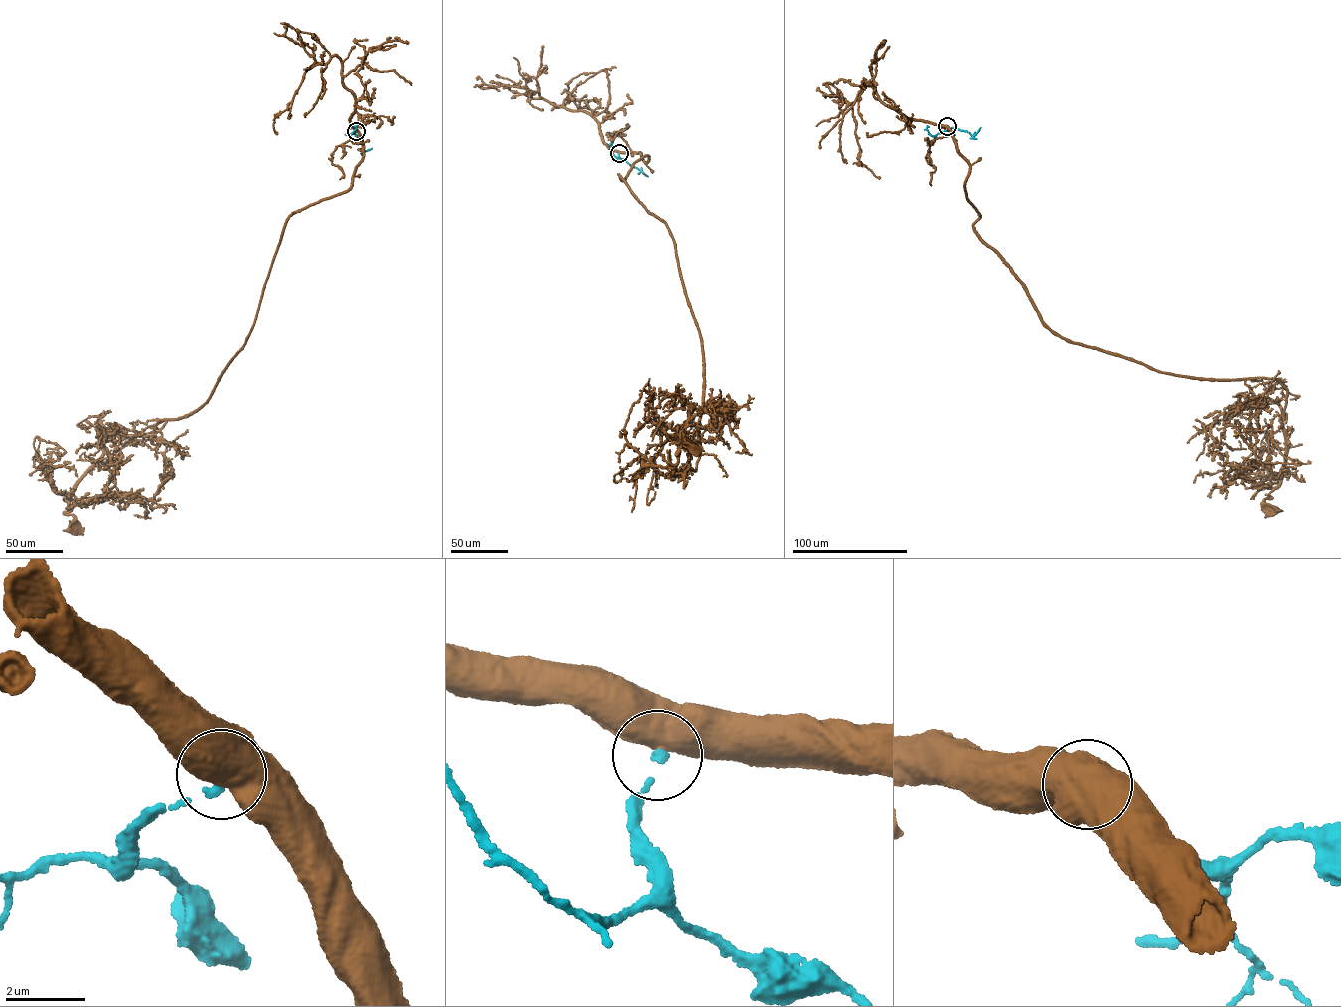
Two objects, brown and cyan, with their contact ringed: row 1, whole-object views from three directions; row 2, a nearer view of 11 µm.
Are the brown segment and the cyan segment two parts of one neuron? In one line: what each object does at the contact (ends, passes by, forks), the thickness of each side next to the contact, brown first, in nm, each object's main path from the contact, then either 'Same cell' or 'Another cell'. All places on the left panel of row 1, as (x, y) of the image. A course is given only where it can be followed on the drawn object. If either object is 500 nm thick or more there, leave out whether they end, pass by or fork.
Thickness 900 nm (brown) against 190 nm. Course of brown: (356, 131), (351, 186), (290, 216), (252, 327), (209, 399), (112, 454), (103, 447), (71, 496), (73, 529). Course of cyan: (356, 131), (354, 133), (363, 152), (372, 148). Another cell

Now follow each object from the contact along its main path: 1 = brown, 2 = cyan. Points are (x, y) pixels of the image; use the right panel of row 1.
1: (947, 126), (969, 165), (973, 228), (1052, 330), (1170, 374), (1284, 386), (1285, 458), (1264, 501), (1275, 510)
2: (947, 126), (966, 131), (972, 136), (980, 127)

